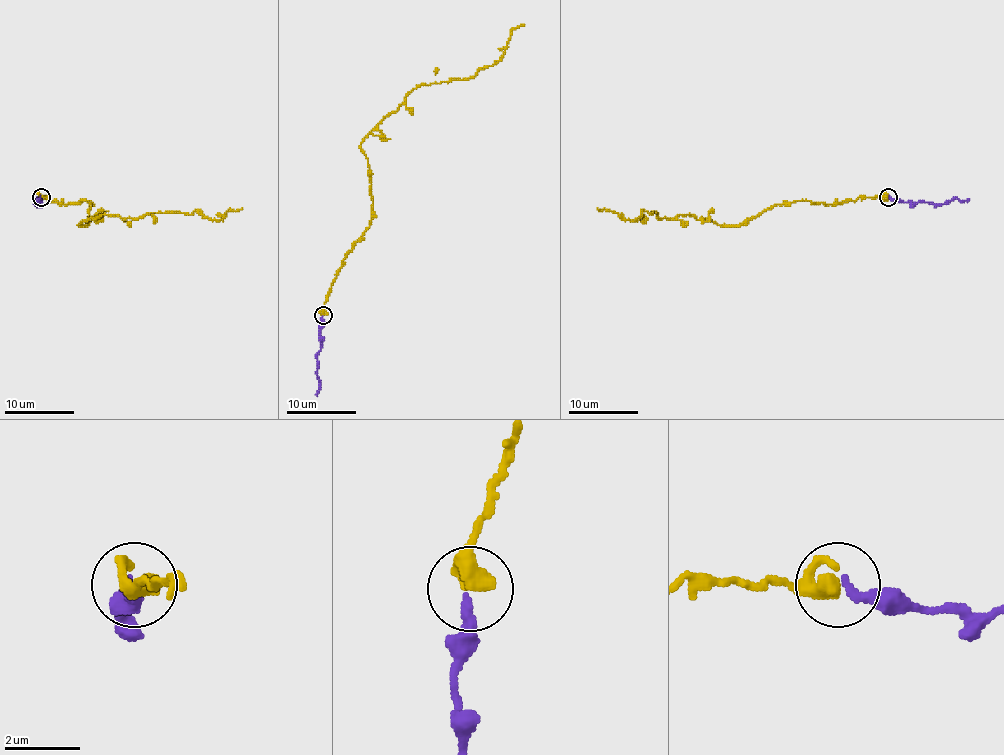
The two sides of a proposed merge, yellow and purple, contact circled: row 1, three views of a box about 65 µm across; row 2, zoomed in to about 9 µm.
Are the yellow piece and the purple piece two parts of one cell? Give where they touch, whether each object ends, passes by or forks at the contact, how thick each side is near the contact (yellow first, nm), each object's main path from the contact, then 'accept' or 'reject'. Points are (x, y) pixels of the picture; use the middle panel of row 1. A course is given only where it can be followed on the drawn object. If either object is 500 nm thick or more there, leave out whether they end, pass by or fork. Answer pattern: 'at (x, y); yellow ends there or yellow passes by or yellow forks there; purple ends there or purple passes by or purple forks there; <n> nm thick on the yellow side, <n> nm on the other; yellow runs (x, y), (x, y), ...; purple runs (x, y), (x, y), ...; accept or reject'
at (323, 315); yellow passes by; purple ends there; 380 nm thick on the yellow side, 240 nm on the other; yellow runs (322, 314), (341, 260), (371, 220), (360, 144), (414, 88), (468, 80), (494, 64), (524, 24); purple runs (322, 316), (317, 396); accept

